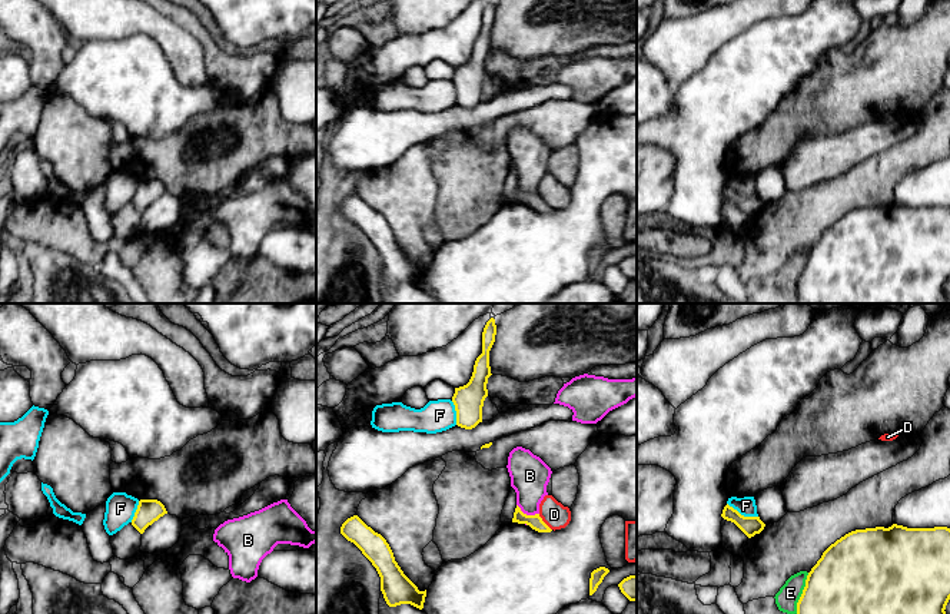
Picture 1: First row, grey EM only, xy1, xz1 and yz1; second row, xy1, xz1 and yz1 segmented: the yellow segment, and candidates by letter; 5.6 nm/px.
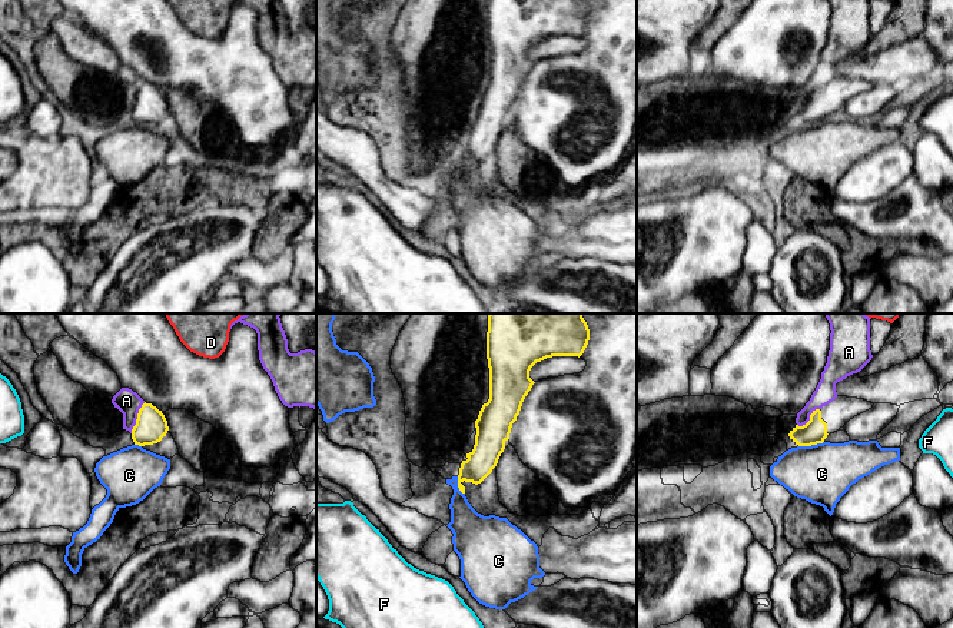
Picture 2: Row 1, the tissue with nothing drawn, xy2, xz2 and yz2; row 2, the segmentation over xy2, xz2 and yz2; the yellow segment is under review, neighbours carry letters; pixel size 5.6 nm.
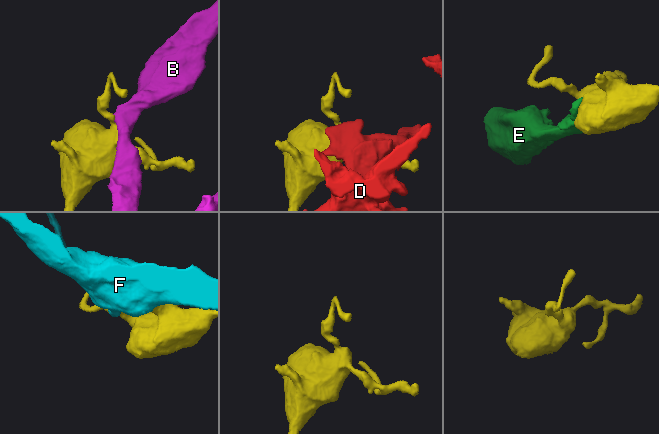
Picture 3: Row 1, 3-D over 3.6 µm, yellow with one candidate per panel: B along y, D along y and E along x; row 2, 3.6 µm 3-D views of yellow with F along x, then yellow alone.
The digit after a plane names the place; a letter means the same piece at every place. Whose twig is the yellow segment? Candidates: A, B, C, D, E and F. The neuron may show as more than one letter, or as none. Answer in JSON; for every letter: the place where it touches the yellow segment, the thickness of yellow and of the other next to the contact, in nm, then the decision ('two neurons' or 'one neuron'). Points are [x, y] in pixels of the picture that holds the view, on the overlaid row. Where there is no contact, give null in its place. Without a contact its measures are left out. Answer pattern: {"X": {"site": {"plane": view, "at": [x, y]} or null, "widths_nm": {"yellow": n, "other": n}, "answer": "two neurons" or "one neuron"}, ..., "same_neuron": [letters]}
{"A": {"site": {"plane": "xy2", "at": [138, 418]}, "widths_nm": {"yellow": 180, "other": 140}, "answer": "two neurons"}, "B": {"site": {"plane": "xz1", "at": [525, 514]}, "widths_nm": {"yellow": 80, "other": 220}, "answer": "two neurons"}, "C": {"site": {"plane": "yz2", "at": [810, 445]}, "widths_nm": {"yellow": 140, "other": 340}, "answer": "two neurons"}, "D": {"site": {"plane": "xz1", "at": [544, 523]}, "widths_nm": {"yellow": 80, "other": 150}, "answer": "two neurons"}, "E": {"site": {"plane": "yz1", "at": [803, 593]}, "widths_nm": {"yellow": 380, "other": 120}, "answer": "two neurons"}, "F": {"site": {"plane": "yz1", "at": [743, 515]}, "widths_nm": {"yellow": 110, "other": 100}, "answer": "two neurons"}, "same_neuron": []}

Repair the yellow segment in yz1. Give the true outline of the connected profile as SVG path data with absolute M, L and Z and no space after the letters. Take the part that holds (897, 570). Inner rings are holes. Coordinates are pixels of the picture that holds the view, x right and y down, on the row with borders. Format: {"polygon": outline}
{"polygon": "M893 524L856 530L831 544L807 575L797 614L946 614L950 528Z"}

